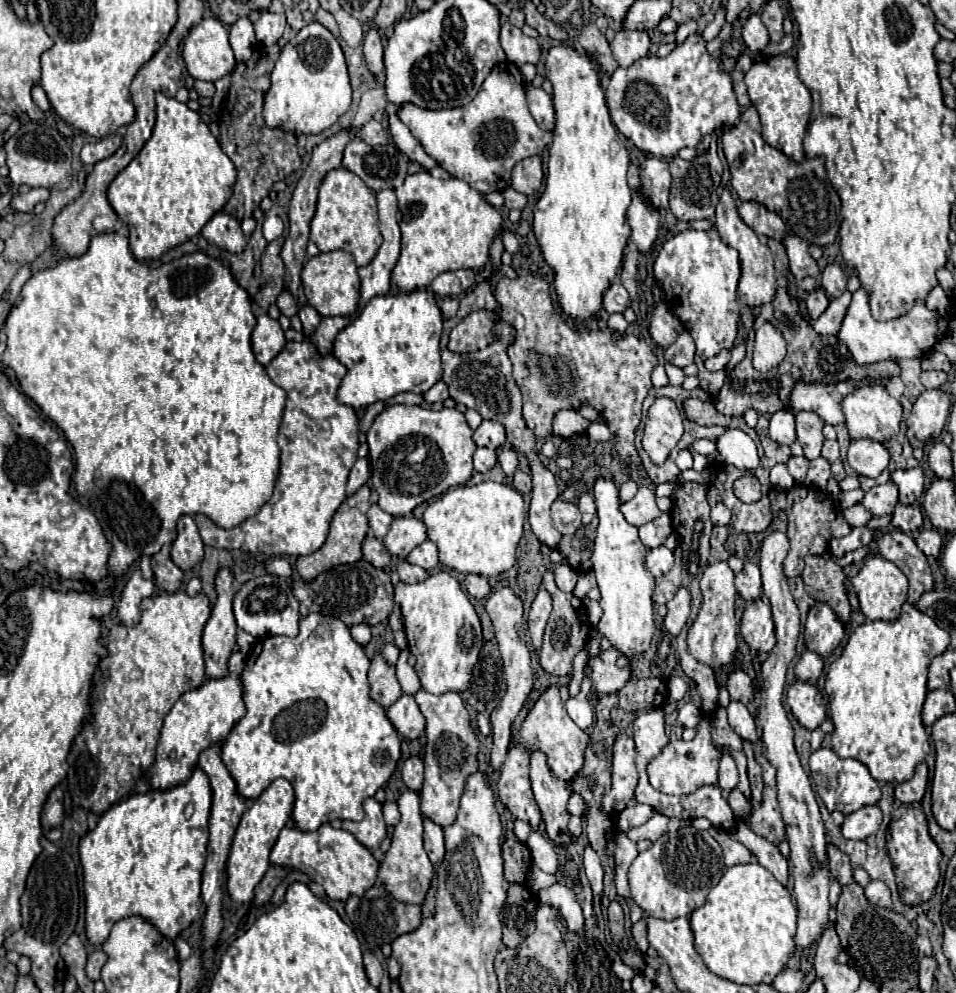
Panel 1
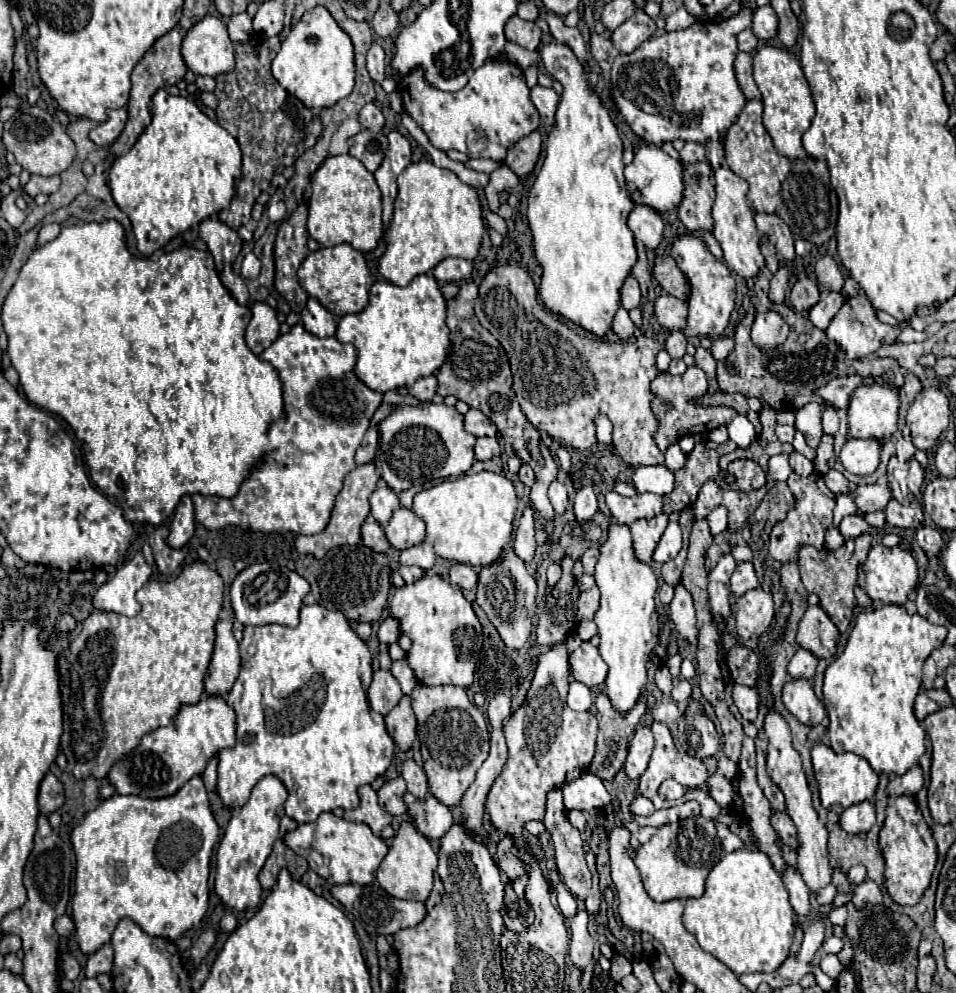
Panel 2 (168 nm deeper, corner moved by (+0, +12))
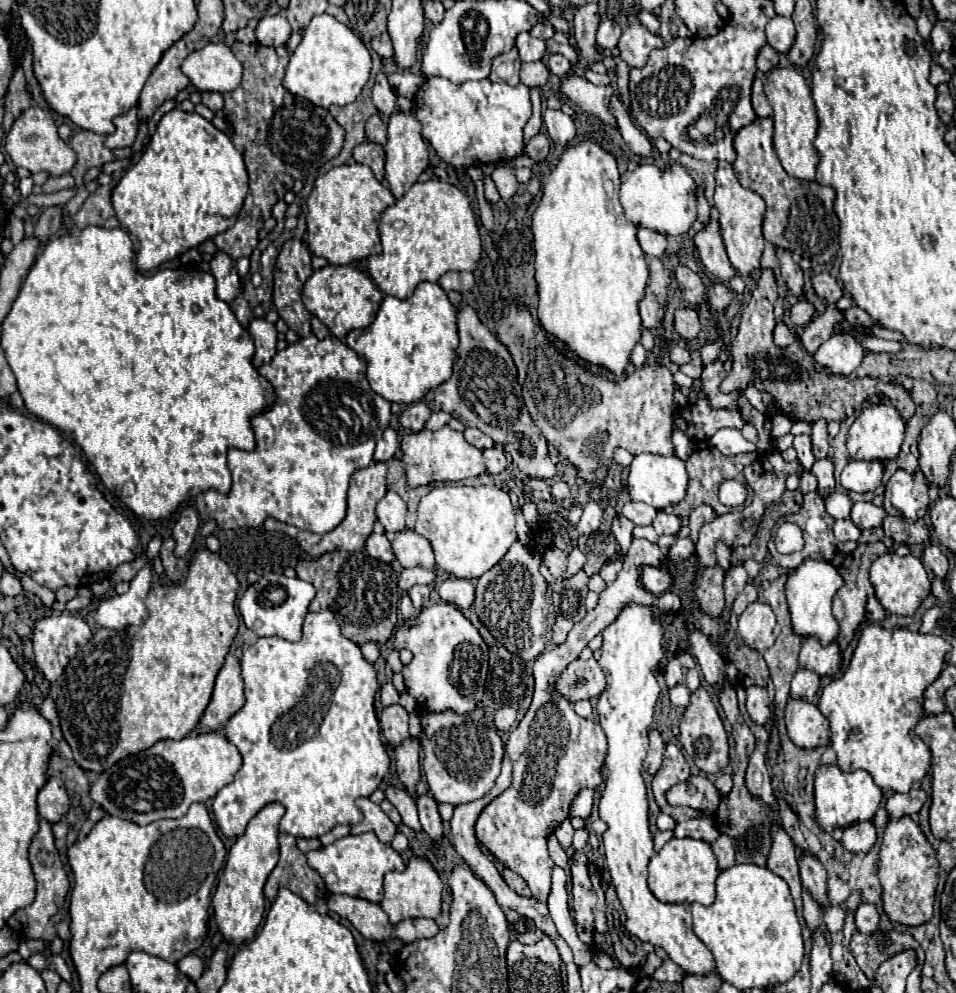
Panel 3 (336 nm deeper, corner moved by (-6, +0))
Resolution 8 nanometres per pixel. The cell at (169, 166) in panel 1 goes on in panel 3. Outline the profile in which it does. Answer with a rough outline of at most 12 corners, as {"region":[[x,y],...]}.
{"region":[[161,117],[111,199],[151,271],[233,227],[243,155]]}

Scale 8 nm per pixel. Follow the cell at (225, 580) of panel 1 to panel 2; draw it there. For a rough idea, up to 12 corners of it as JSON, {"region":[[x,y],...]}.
{"region":[[231,621],[215,625],[205,693],[227,695],[239,673]]}

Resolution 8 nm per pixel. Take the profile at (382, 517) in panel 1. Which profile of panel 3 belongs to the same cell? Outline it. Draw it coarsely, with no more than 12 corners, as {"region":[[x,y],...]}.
{"region":[[395,491],[377,503],[387,533],[403,531],[407,505]]}

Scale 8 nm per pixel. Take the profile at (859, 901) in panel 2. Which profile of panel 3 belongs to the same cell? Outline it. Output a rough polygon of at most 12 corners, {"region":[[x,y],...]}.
{"region":[[863,901],[855,911],[855,925],[861,933],[879,927],[879,911]]}

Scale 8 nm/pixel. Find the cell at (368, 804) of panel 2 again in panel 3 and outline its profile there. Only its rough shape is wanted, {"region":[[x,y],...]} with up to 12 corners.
{"region":[[371,799],[355,801],[363,821],[353,835],[373,831],[381,843],[391,843],[397,827]]}

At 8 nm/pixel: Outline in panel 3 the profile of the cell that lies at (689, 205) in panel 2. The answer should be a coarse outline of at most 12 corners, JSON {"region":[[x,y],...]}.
{"region":[[719,221],[695,233],[707,271],[727,283],[735,269],[727,259]]}

